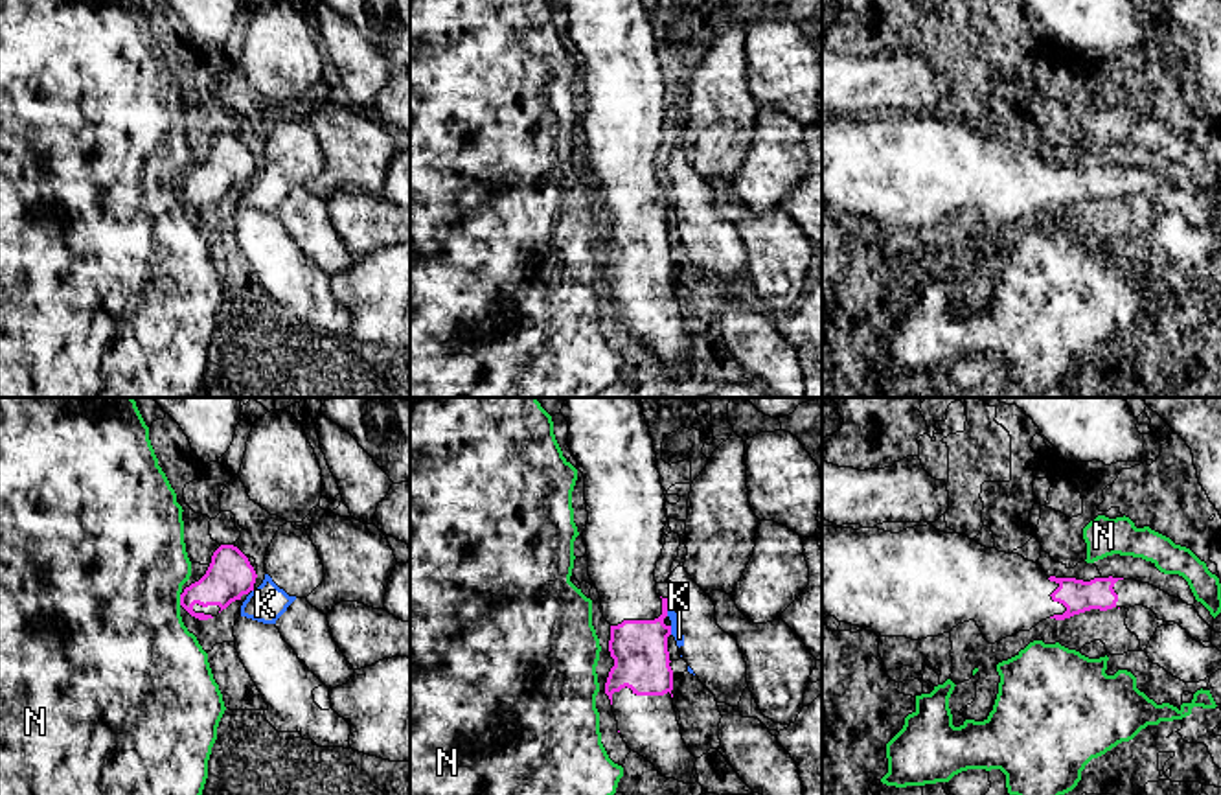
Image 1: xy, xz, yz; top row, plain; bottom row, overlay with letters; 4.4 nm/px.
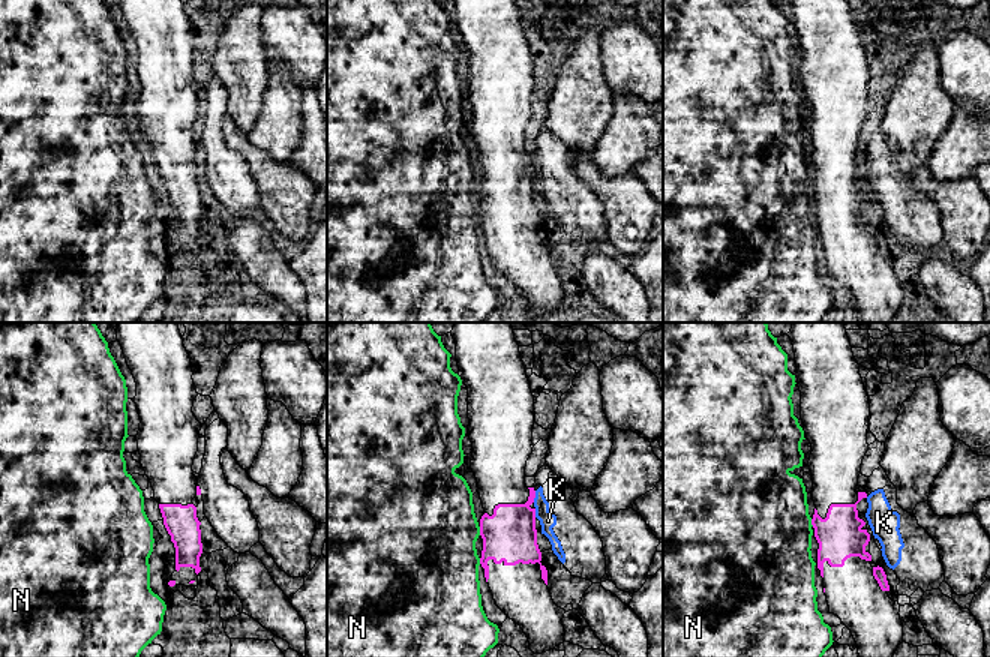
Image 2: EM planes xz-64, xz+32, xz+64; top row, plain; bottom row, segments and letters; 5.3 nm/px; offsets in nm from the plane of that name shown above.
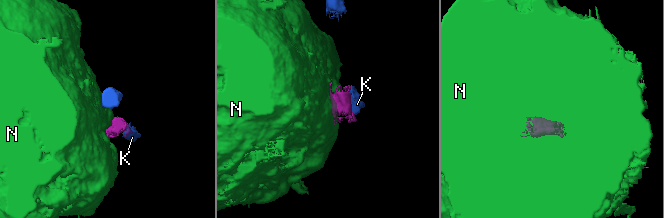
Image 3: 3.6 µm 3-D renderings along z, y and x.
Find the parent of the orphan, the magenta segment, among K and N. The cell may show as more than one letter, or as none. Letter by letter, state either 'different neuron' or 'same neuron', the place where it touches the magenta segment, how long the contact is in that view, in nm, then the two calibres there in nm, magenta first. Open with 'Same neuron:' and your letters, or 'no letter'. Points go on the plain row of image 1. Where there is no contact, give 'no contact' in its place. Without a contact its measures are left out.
Same neuron: no letter
K: different neuron | xz (666, 195) | 80 nm | 240/50 nm
N: different neuron | xy (181, 188) | 50 nm | 200/500 nm

